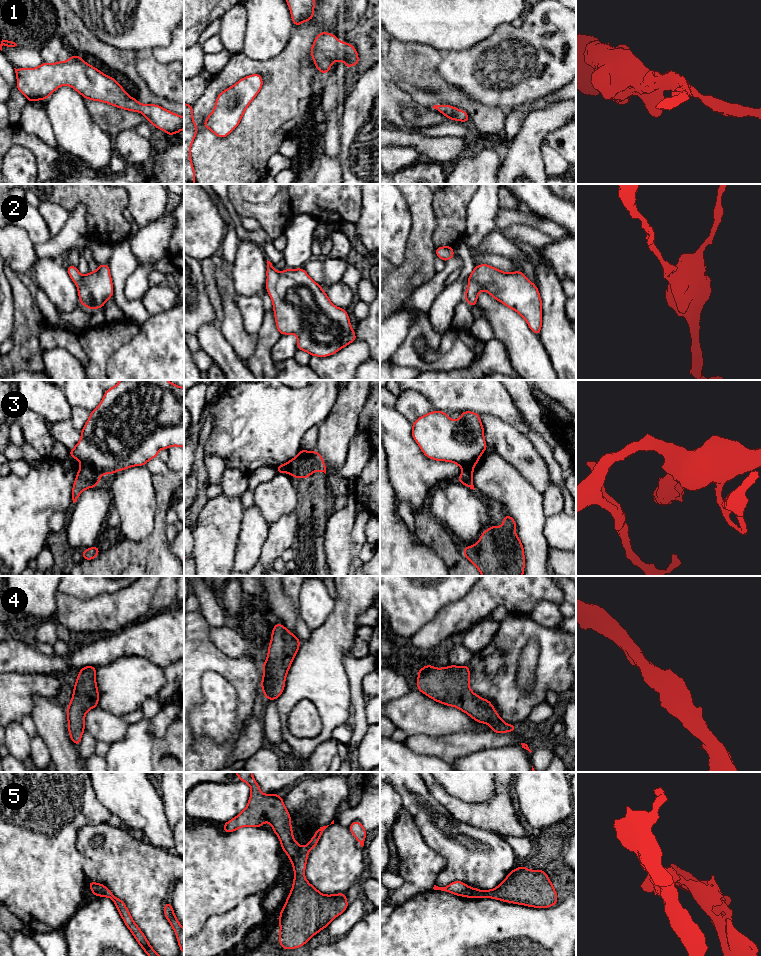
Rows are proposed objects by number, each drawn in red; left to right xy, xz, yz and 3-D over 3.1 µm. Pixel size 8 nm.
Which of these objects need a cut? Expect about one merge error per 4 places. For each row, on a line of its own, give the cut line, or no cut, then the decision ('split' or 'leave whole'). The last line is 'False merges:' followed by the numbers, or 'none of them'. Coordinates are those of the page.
1: no cut | leave whole
2: no cut | leave whole
3: xy (81, 464), (92, 466), (100, 474) | split
4: no cut | leave whole
5: xz (302, 848), (290, 860) | split
False merges: 3, 5

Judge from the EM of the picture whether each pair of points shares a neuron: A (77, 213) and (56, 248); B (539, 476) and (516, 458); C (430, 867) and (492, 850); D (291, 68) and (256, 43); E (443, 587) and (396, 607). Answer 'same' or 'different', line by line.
A: same
B: same
C: different
D: different
E: same

